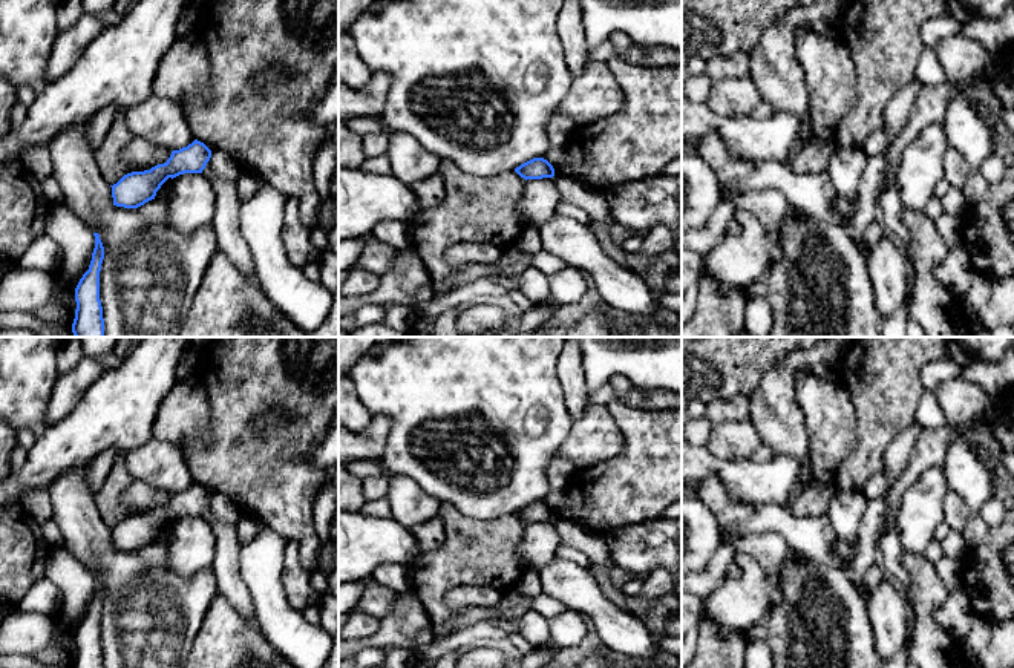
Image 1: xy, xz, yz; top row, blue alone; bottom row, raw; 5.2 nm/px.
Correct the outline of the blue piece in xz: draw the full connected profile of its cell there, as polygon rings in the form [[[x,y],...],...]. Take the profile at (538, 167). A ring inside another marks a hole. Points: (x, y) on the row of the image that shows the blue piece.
[[[533,158],[519,167],[515,169],[515,172],[527,179],[542,179],[542,178],[553,178],[554,176],[554,169],[553,165],[544,159],[544,158]]]

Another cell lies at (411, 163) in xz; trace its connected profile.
[[[391,132],[386,155],[391,161],[392,175],[409,187],[438,173],[443,161],[426,150],[412,135],[401,132]]]

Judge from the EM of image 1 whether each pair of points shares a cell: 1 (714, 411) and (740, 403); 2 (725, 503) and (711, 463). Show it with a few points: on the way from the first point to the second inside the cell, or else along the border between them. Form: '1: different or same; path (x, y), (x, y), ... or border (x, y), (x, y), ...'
1: same; path (720, 411), (734, 409)
2: different; border (697, 486), (709, 475), (716, 475), (737, 501)

